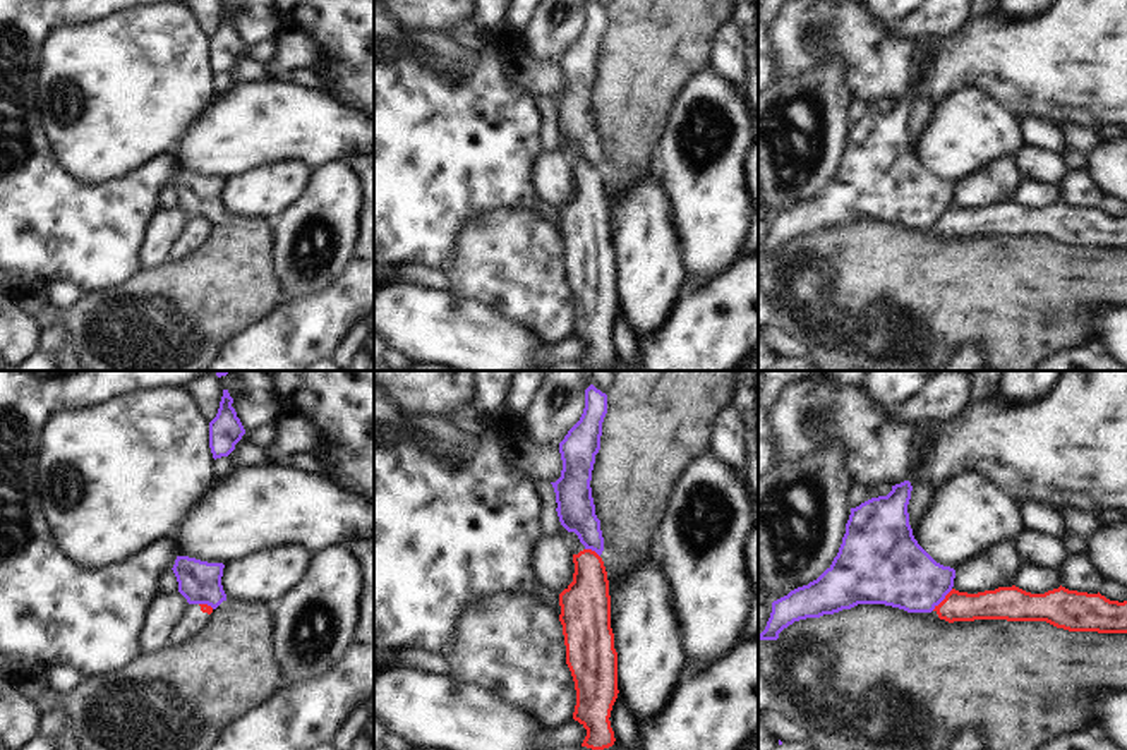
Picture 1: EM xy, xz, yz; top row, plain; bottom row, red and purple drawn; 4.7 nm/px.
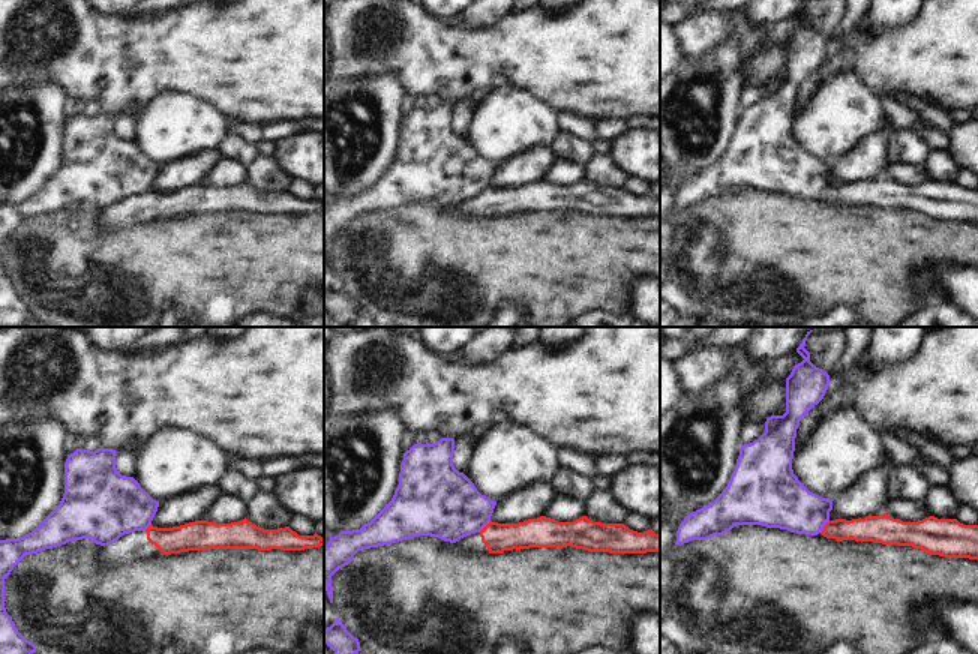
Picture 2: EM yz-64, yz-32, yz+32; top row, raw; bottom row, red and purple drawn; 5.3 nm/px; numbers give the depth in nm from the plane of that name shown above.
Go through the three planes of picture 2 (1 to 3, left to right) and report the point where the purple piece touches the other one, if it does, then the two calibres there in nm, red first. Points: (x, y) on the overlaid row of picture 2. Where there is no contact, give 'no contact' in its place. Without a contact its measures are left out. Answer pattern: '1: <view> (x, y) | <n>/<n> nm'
1: yz-64 (149, 527) | 160/360 nm
2: yz-32 (486, 525) | 160/360 nm
3: yz+32 (824, 527) | 140/280 nm

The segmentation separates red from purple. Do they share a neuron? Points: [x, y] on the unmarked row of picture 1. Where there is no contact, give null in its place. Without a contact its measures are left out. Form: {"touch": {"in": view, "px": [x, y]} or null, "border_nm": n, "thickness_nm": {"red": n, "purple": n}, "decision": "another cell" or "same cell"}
{"touch": {"in": "yz", "px": [944, 215]}, "border_nm": 140, "thickness_nm": {"red": 140, "purple": 320}, "decision": "another cell"}

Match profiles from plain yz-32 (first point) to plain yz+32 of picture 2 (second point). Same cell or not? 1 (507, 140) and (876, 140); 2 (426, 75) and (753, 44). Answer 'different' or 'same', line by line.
1: different
2: same

